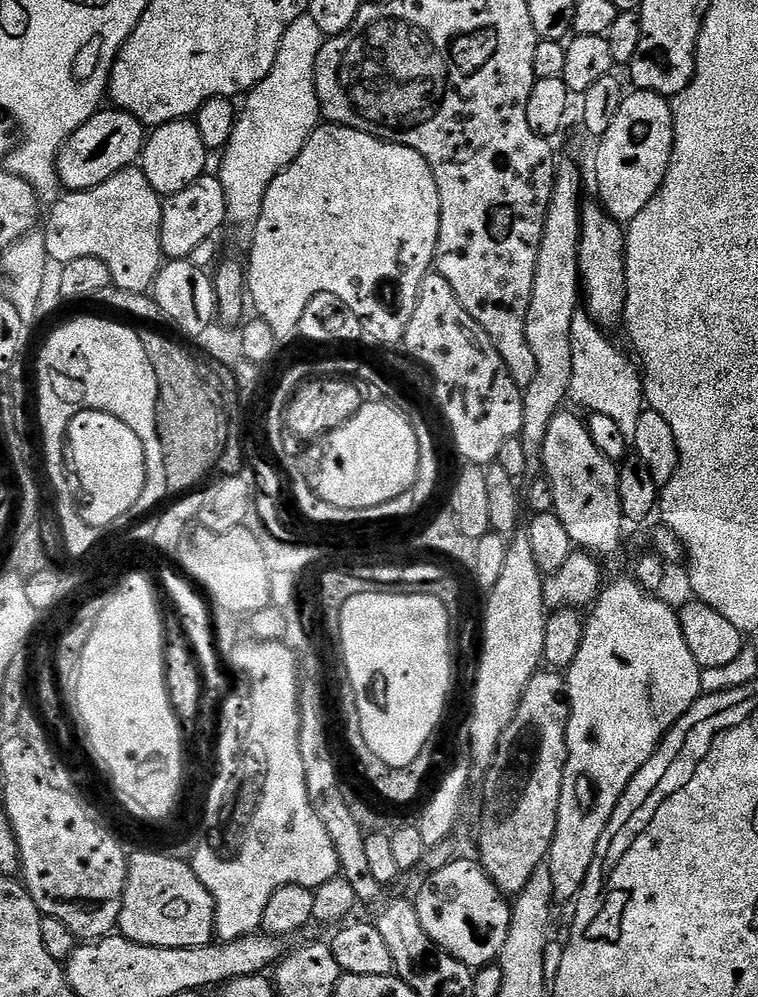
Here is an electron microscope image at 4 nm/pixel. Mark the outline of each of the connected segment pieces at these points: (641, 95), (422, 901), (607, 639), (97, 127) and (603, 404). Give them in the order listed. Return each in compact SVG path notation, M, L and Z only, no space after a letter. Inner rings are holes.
M632 90L627 93L604 136L599 137L596 148L596 188L602 205L615 220L630 222L658 194L670 166L674 130L672 105L653 92Z
M475 859L451 860L442 870L432 872L429 880L420 888L420 893L414 896L414 903L418 910L418 919L422 922L422 930L430 934L430 938L446 954L458 958L466 967L479 970L495 965L500 958L502 946L506 944L506 934L510 934L510 918L512 917L512 904L509 897L501 892L483 868Z
M635 579L612 580L603 585L602 591L596 597L596 603L591 605L586 616L584 625L584 637L578 646L578 654L574 662L566 669L566 699L568 702L568 761L566 770L562 778L562 794L560 795L560 805L558 806L558 826L552 839L552 845L548 851L546 867L554 882L556 900L575 901L580 894L580 887L586 882L586 874L590 874L590 862L594 862L594 854L598 850L598 842L614 814L614 810L620 801L620 795L626 790L626 786L646 766L649 758L656 753L656 748L664 741L664 735L675 726L676 723L694 706L694 702L699 700L702 691L700 688L700 674L702 669L698 662L694 662L694 654L690 654L690 646L686 646L686 638L682 634L682 626L677 609L671 608L664 600L659 600L659 595L648 592L643 586L637 584Z
M115 106L94 113L60 148L56 159L56 173L67 191L90 190L106 178L114 178L123 168L133 167L144 150L146 125L134 114L122 112Z
M577 314L574 318L574 326L570 330L570 342L572 343L572 353L574 354L574 370L570 374L568 395L571 403L577 404L577 406L575 405L577 409L585 408L588 414L604 414L611 421L615 421L615 425L622 430L622 435L626 441L632 442L634 441L635 432L638 431L638 418L646 411L642 372L634 363L633 357L631 355L628 357L607 335L611 336L591 316Z

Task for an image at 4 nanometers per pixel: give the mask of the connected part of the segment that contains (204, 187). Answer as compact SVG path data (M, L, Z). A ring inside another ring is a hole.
M205 174L199 176L186 190L167 197L163 201L162 210L162 234L160 245L168 260L186 260L194 254L195 248L205 238L217 235L220 227L228 220L228 207L226 206L226 194L219 175Z

